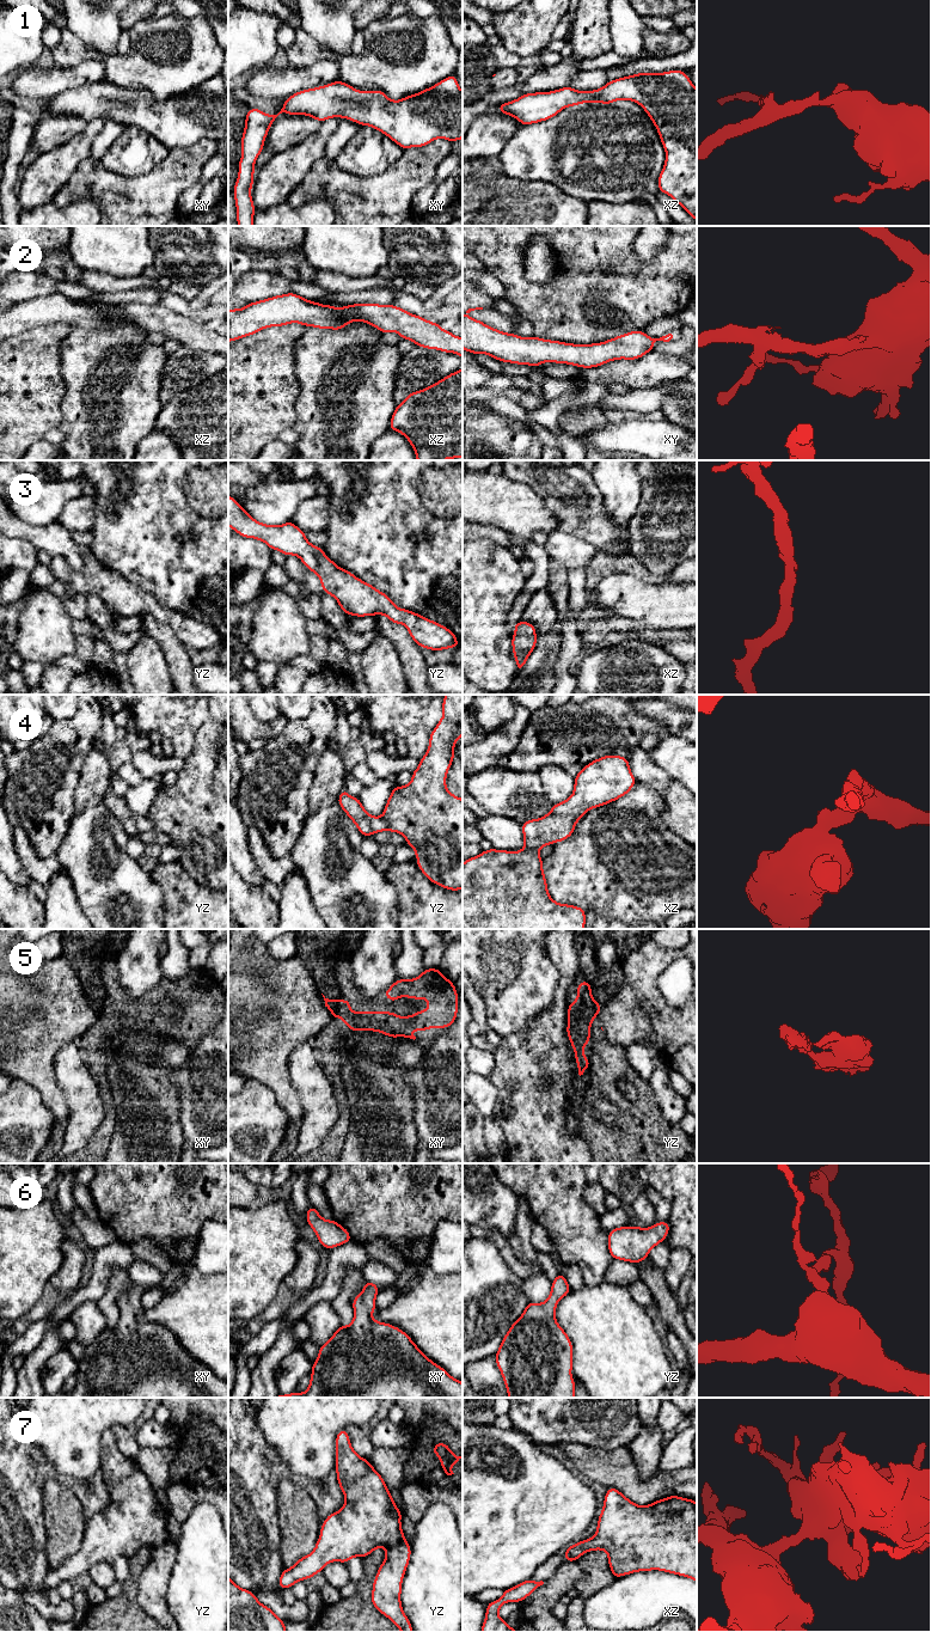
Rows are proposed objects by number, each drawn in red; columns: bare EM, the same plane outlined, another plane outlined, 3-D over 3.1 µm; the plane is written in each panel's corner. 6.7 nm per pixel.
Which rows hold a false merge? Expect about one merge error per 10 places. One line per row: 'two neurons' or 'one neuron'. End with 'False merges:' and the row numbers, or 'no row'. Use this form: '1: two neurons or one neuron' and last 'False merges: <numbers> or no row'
1: one neuron
2: one neuron
3: one neuron
4: one neuron
5: two neurons
6: one neuron
7: one neuron
False merges: 5

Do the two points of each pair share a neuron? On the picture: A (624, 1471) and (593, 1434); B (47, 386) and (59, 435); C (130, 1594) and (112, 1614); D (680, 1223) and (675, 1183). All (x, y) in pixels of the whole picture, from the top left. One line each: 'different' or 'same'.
A: different
B: different
C: same
D: same

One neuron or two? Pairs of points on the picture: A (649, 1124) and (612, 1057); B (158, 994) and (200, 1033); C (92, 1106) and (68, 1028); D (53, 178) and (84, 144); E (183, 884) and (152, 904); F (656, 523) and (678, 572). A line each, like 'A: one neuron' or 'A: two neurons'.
A: one neuron
B: one neuron
C: two neurons
D: one neuron
E: two neurons
F: two neurons

